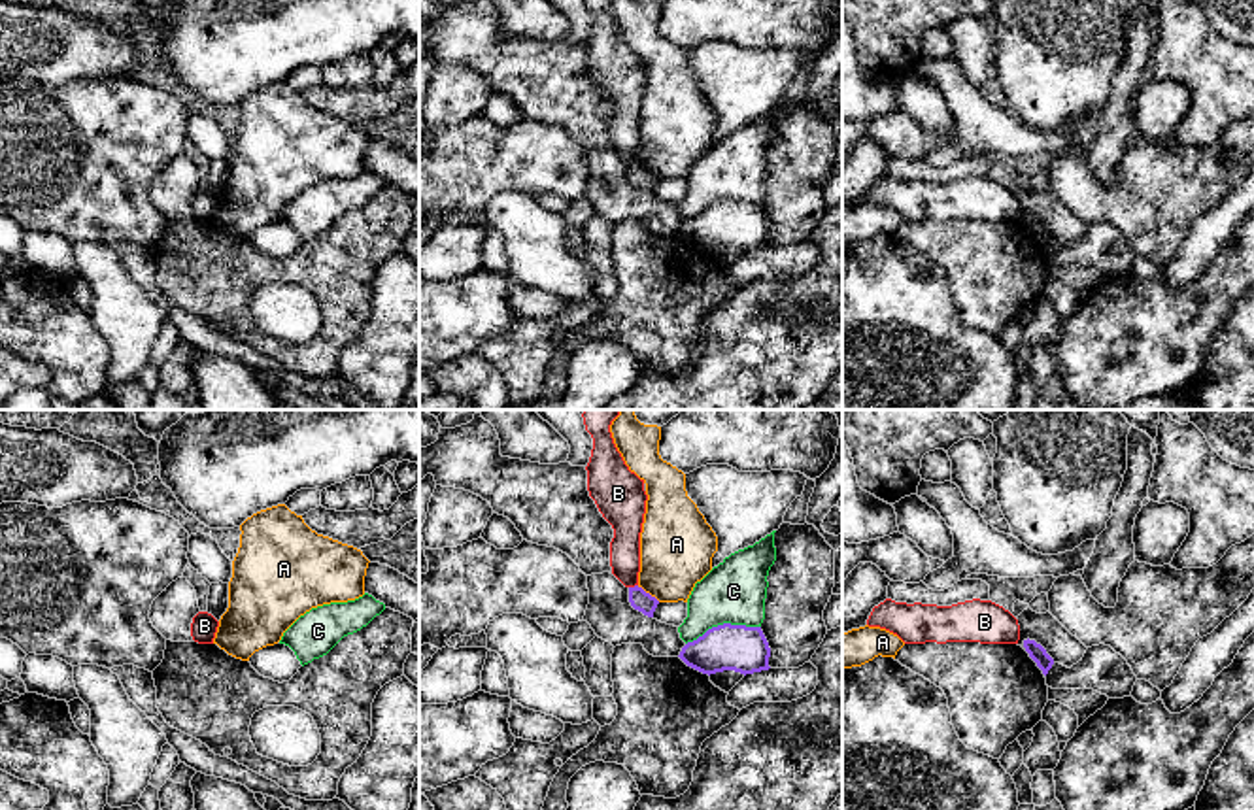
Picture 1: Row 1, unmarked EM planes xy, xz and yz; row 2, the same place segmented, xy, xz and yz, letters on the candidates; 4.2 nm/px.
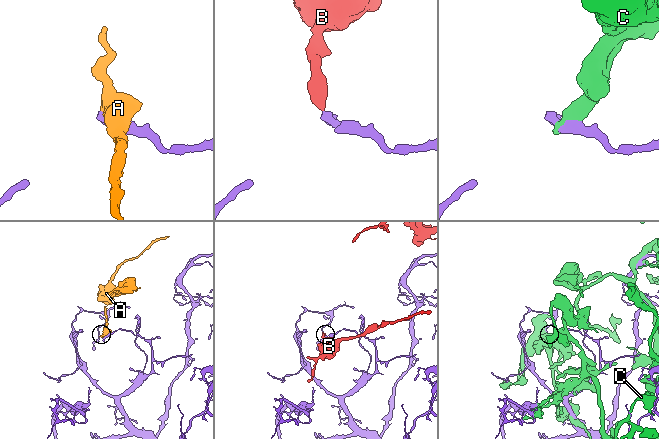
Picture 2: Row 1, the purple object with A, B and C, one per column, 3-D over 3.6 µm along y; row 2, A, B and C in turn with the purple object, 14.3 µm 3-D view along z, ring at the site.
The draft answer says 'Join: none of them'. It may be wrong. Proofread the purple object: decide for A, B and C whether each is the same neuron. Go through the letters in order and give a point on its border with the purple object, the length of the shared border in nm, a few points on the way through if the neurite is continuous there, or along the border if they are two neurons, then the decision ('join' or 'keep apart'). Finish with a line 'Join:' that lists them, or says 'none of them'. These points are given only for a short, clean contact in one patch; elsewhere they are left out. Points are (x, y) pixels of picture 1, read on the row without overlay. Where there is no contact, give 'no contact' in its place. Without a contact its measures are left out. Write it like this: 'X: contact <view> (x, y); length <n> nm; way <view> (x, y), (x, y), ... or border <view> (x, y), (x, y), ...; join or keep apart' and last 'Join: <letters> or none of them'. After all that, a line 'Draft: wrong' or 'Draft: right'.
A: contact xz (648, 170); length 120 nm; keep apart
B: contact xz (635, 163); length 40 nm; border xz (637, 161), (629, 165); keep apart
C: contact xz (724, 201); length 340 nm; keep apart
Join: none of them
Draft: right

